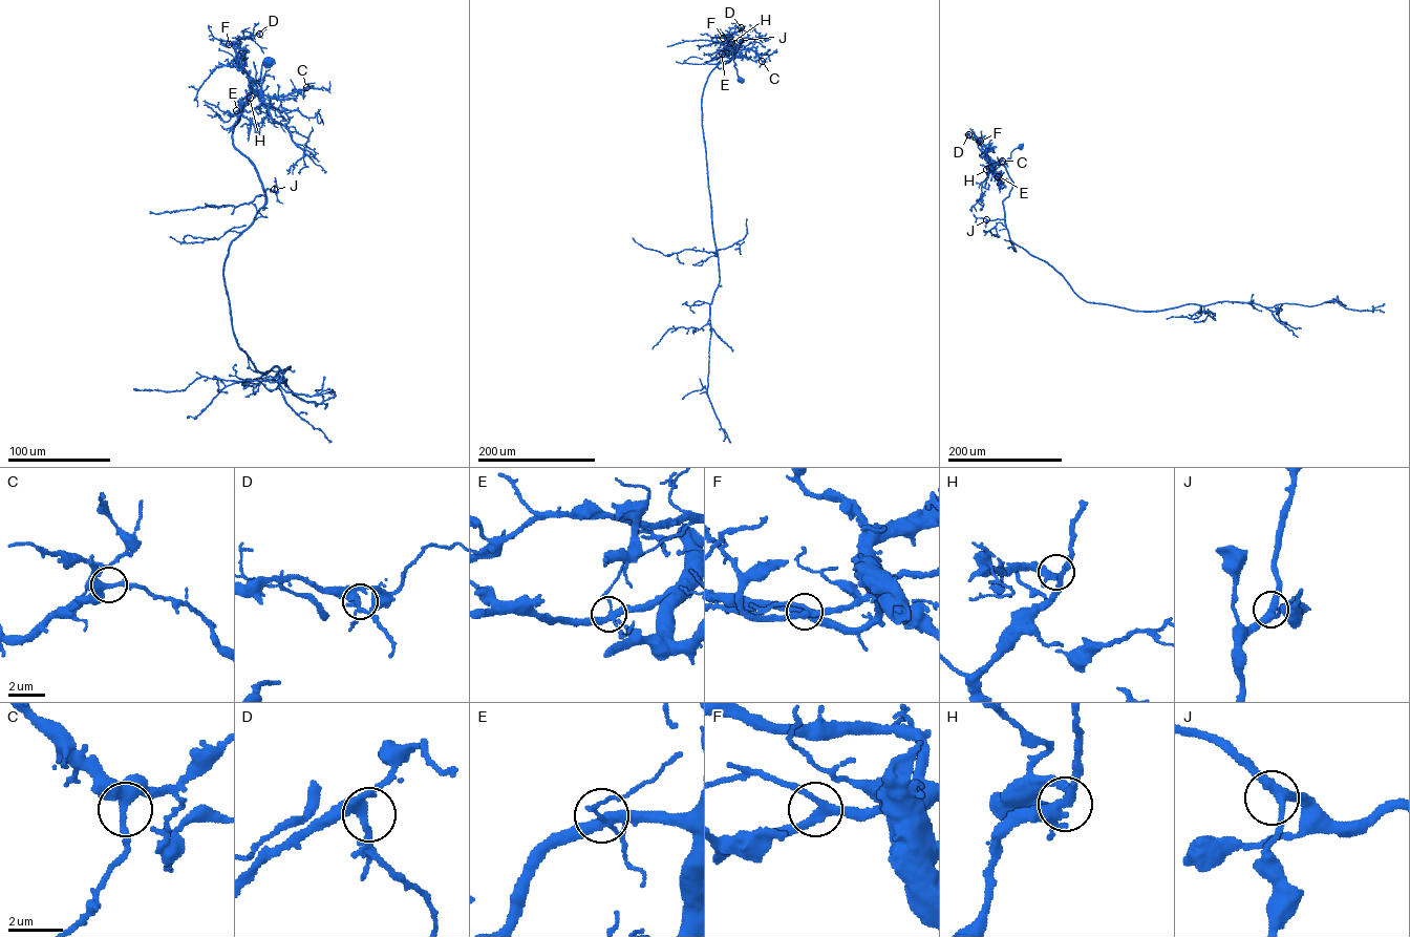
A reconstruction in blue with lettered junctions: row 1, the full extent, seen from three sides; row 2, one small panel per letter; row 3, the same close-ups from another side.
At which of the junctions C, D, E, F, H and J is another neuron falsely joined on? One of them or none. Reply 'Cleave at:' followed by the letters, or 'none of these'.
Cleave at: E

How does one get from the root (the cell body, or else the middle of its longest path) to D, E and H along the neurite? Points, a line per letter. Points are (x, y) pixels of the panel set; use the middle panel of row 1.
D: (742, 80), (734, 66), (732, 46), (725, 36), (741, 27)
E: (742, 80), (734, 66), (732, 50), (722, 54)
H: (742, 80), (734, 66), (732, 50), (728, 48), (731, 42)

